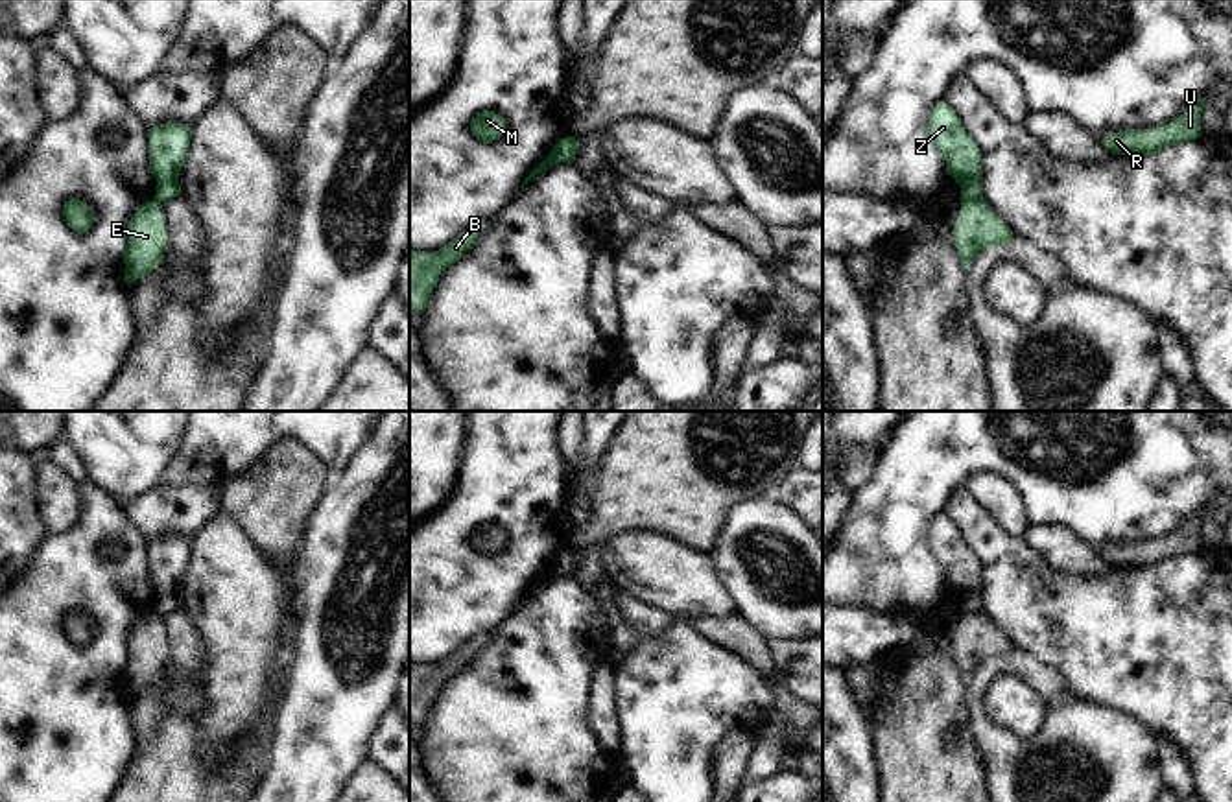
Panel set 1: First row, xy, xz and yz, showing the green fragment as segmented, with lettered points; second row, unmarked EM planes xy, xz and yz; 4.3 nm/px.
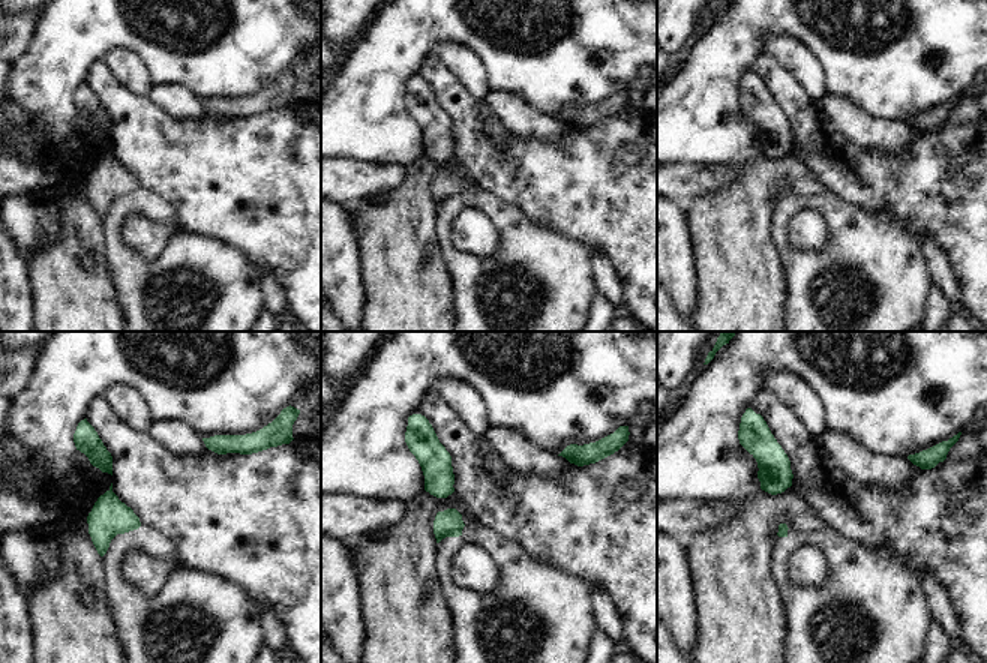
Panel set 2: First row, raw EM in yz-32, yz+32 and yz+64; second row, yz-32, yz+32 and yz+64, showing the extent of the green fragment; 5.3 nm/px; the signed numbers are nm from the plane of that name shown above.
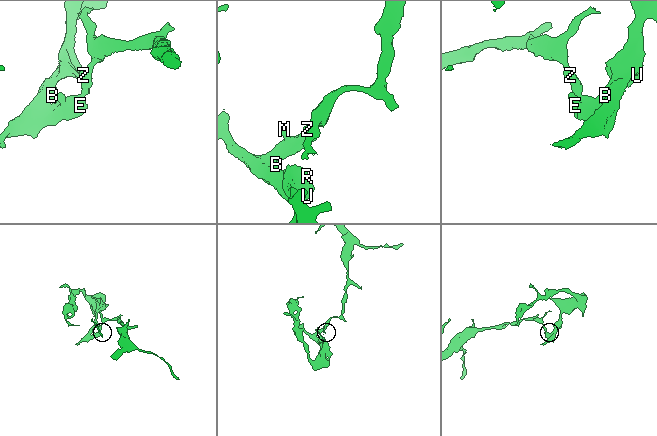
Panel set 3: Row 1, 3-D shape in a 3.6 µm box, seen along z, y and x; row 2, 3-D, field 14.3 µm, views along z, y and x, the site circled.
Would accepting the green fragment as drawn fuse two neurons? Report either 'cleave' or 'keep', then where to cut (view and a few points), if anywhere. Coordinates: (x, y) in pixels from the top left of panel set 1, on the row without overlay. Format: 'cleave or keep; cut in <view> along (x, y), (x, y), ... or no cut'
cleave; cut in yz along (982, 609), (961, 614)

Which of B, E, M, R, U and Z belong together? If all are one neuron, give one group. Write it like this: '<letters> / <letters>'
B E M R U / Z

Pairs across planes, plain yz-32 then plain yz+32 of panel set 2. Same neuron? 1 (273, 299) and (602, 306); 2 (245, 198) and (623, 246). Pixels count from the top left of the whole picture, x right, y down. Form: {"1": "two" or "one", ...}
{"1": "two", "2": "one"}

